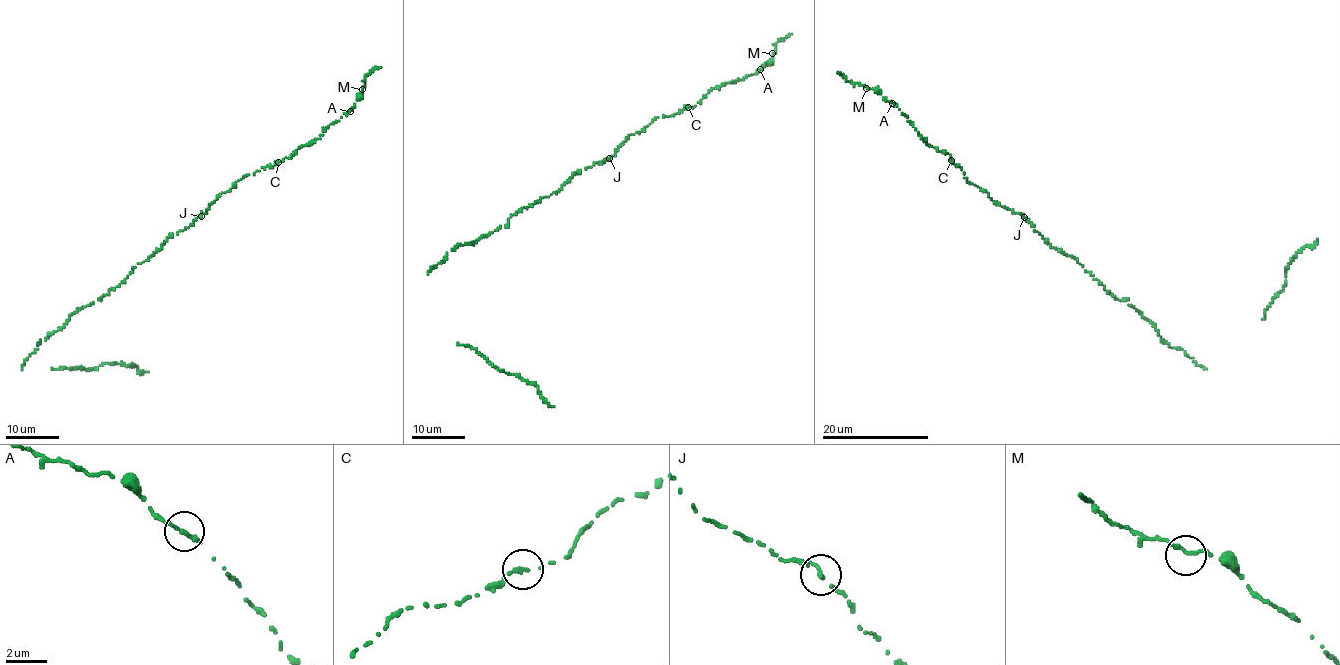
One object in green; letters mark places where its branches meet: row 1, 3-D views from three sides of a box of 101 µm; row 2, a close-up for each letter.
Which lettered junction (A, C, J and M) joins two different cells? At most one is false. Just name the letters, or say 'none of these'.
none of these

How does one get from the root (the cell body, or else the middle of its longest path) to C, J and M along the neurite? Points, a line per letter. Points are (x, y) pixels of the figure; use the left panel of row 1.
C: (144, 261), (167, 237), (206, 214), (218, 196), (240, 178), (278, 162)
J: (144, 261), (160, 249), (167, 237), (186, 229), (201, 216)
M: (144, 261), (167, 237), (206, 214), (240, 178), (319, 138), (351, 110), (362, 89)

